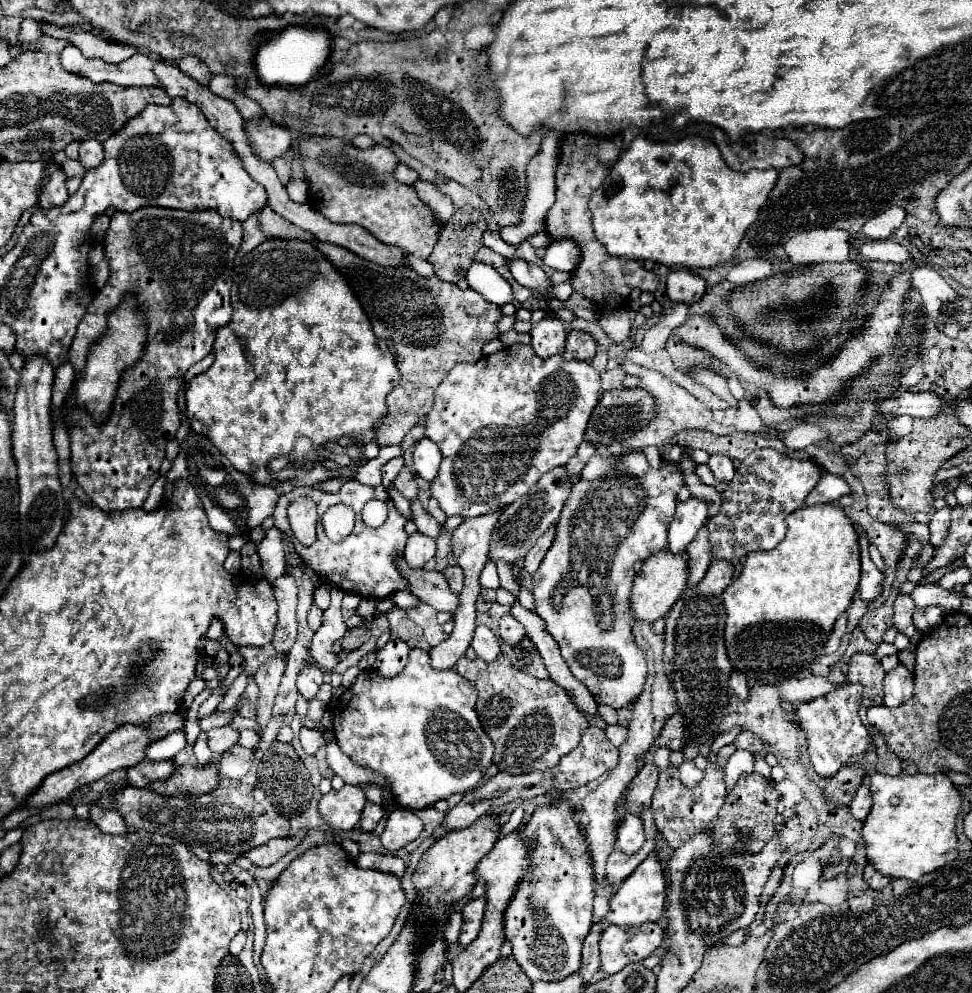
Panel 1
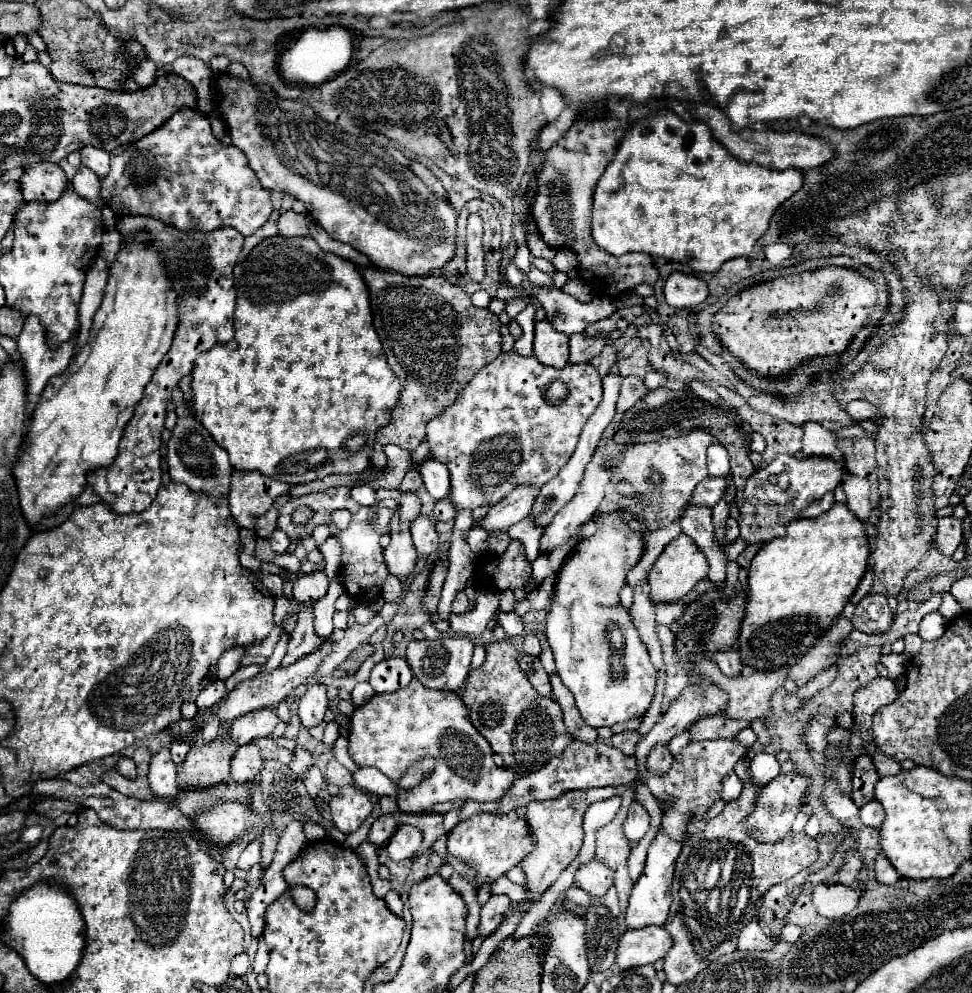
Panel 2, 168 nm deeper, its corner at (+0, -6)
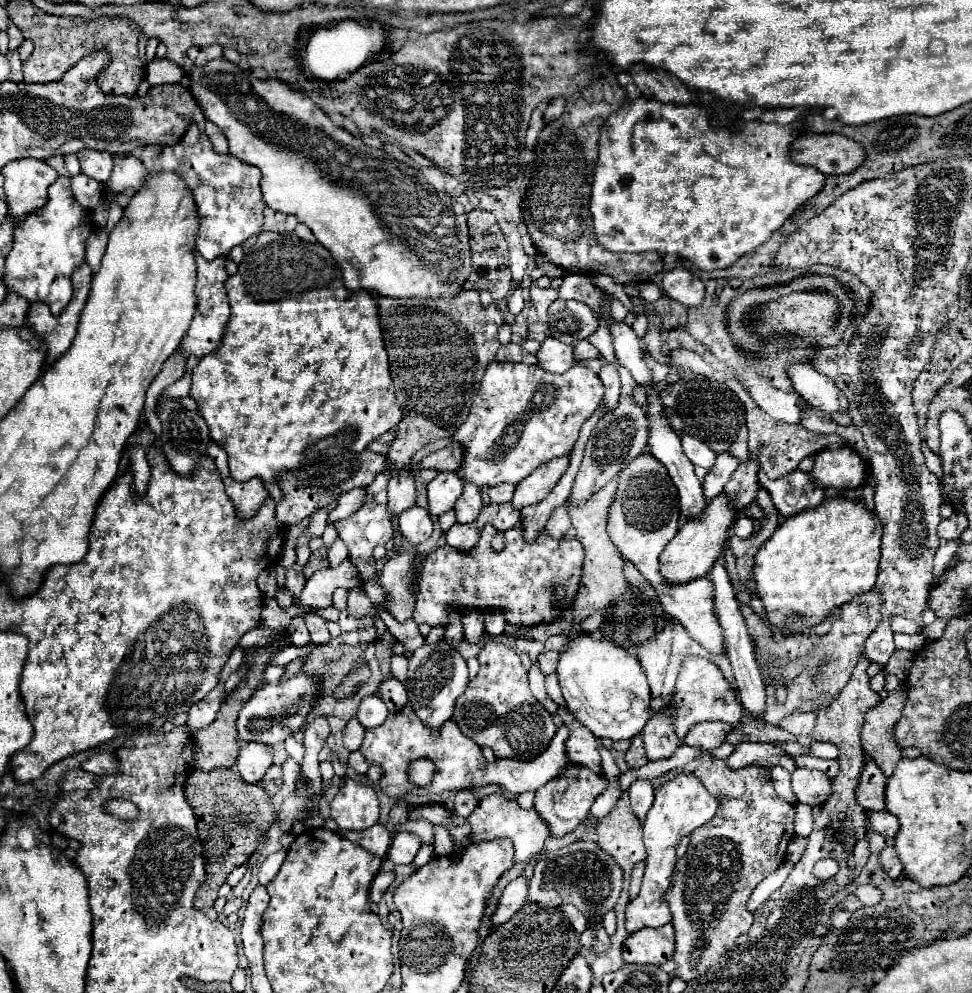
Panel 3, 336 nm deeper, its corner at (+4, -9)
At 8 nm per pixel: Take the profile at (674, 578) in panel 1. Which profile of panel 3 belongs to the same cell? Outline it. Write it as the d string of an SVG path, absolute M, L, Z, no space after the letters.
M724 493L708 503L706 513L698 521L686 521L676 537L666 545L660 555L660 575L668 585L684 585L694 579L706 577L716 561L722 555L724 543L728 539L728 531L736 519L736 513L728 505L728 497Z

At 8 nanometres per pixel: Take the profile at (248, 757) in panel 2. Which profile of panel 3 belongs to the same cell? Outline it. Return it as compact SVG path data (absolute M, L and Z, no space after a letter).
M242 743L236 761L236 771L244 781L258 783L272 763L272 747L260 743Z

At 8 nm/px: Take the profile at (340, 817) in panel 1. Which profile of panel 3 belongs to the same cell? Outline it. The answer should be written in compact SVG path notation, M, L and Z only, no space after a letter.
M344 779L344 785L330 803L330 817L340 831L362 831L378 821L380 805L374 789Z

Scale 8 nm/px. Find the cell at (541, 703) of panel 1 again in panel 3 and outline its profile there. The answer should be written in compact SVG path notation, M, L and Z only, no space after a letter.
M492 637L484 643L478 661L480 671L470 679L468 689L456 701L452 719L466 737L480 747L490 747L498 759L536 759L556 735L558 725L540 701L532 697L532 691L528 689L528 673L522 667L518 653L508 643Z

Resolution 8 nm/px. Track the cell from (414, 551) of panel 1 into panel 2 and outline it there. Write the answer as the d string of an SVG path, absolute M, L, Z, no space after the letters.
M418 516L410 522L412 540L416 546L416 552L422 556L432 556L438 550L438 534L434 530L434 522L428 516Z

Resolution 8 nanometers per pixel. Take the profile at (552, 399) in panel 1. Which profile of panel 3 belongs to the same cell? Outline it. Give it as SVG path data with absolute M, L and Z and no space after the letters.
M492 361L486 367L486 373L480 381L480 389L470 407L468 419L452 435L452 443L458 443L464 451L456 475L464 483L474 483L478 489L496 487L498 483L506 483L506 481L510 481L512 485L520 483L524 477L534 473L540 465L552 461L554 457L564 457L572 451L580 427L598 409L602 401L602 393L604 387L600 377L580 363L572 365L562 375L554 375L540 369L538 365Z

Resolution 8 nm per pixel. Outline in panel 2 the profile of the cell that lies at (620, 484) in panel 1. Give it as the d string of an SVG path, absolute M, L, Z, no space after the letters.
M616 512L604 514L602 528L594 536L580 540L578 552L564 564L558 576L552 596L552 610L546 622L546 638L554 652L558 676L574 694L576 708L580 710L584 722L592 728L612 728L618 722L642 718L654 698L656 686L656 670L648 658L648 650L638 636L628 610L624 610L618 600L618 592L626 584L628 572L644 554L644 534L632 528L628 516L620 524L616 520Z

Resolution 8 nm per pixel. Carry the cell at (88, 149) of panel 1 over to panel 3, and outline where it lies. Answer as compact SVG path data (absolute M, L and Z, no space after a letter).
M80 151L76 153L76 157L80 159L80 165L82 165L82 173L100 181L100 183L106 183L110 173L112 173L112 167L114 167L114 161L112 161L112 155L110 153L96 153L96 151Z

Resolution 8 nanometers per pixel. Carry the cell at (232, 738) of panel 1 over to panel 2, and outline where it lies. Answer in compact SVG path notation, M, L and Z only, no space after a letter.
M254 710L252 714L244 714L244 718L236 718L230 726L230 734L238 744L250 744L256 738L270 736L278 722L276 710Z

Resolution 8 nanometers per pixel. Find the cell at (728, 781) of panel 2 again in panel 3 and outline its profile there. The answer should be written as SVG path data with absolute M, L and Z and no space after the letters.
M678 773L670 781L662 783L654 793L654 803L644 821L644 845L648 851L646 869L642 877L642 889L636 899L632 899L626 907L626 929L634 933L644 927L662 927L670 923L670 911L664 901L664 893L670 887L670 877L676 865L676 847L680 839L692 833L696 827L704 825L704 821L712 819L720 801L716 795L708 793L704 785L692 773Z

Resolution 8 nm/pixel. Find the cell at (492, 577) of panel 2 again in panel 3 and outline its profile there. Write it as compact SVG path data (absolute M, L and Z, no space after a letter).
M486 525L482 529L482 537L478 545L468 551L460 553L450 545L438 547L432 551L424 563L422 571L418 577L418 593L416 593L416 605L414 605L414 621L416 623L428 623L430 627L434 625L448 625L448 613L450 609L500 609L506 615L508 623L514 625L534 625L542 621L556 619L562 609L572 607L578 585L580 585L580 575L582 575L582 561L584 561L584 551L582 545L574 537L566 539L552 539L546 533L542 533L536 541L524 543L522 539L522 527L516 525L506 531L506 547L502 551L496 551L492 547L492 539L498 533L492 525Z

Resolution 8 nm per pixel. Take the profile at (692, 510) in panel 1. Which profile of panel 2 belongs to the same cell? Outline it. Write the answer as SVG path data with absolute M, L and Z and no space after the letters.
M708 476L708 478L704 478L698 486L696 486L696 490L692 492L692 504L706 504L706 506L714 506L720 498L722 498L722 494L724 494L724 490L728 488L728 480L730 478L712 478L712 476Z

